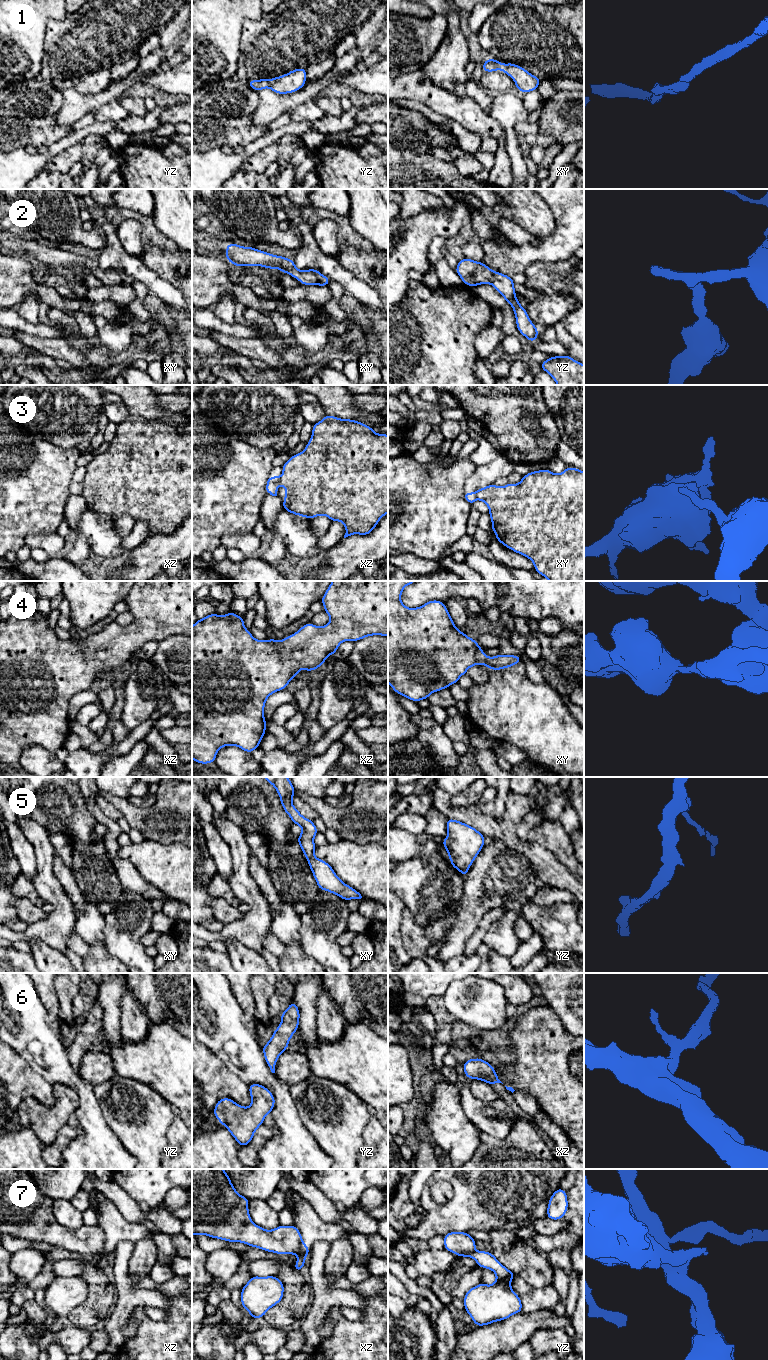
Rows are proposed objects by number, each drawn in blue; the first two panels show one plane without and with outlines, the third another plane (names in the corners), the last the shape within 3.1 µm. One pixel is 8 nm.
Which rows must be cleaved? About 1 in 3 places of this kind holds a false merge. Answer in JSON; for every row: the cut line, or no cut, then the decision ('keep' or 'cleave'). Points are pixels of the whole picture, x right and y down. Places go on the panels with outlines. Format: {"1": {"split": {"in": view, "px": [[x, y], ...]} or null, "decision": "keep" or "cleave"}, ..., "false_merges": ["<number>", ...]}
{"1": {"split": null, "decision": "keep"}, "2": {"split": null, "decision": "keep"}, "3": {"split": {"in": "xz", "px": [[281, 477], [279, 483]]}, "decision": "cleave"}, "4": {"split": null, "decision": "keep"}, "5": {"split": null, "decision": "keep"}, "6": {"split": null, "decision": "keep"}, "7": {"split": {"in": "xz", "px": [[304, 1244], [297, 1255]]}, "decision": "cleave"}, "false_merges": ["3", "7"]}

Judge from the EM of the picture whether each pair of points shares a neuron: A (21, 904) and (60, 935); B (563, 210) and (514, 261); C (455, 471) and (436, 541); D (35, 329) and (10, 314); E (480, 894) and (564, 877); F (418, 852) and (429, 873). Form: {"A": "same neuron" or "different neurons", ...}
{"A": "different neurons", "B": "same neuron", "C": "same neuron", "D": "same neuron", "E": "different neurons", "F": "different neurons"}

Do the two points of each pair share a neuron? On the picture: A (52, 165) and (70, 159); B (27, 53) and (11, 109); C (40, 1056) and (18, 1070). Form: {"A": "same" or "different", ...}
{"A": "same", "B": "different", "C": "different"}

